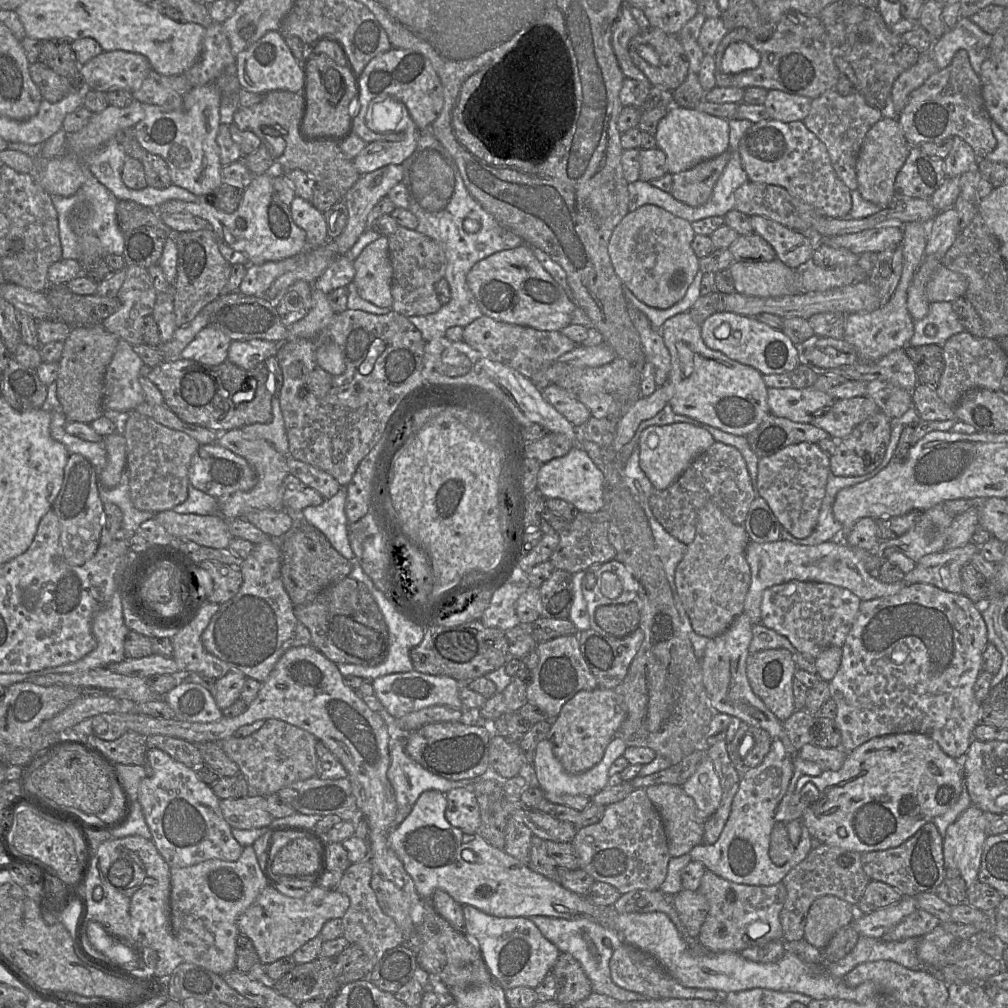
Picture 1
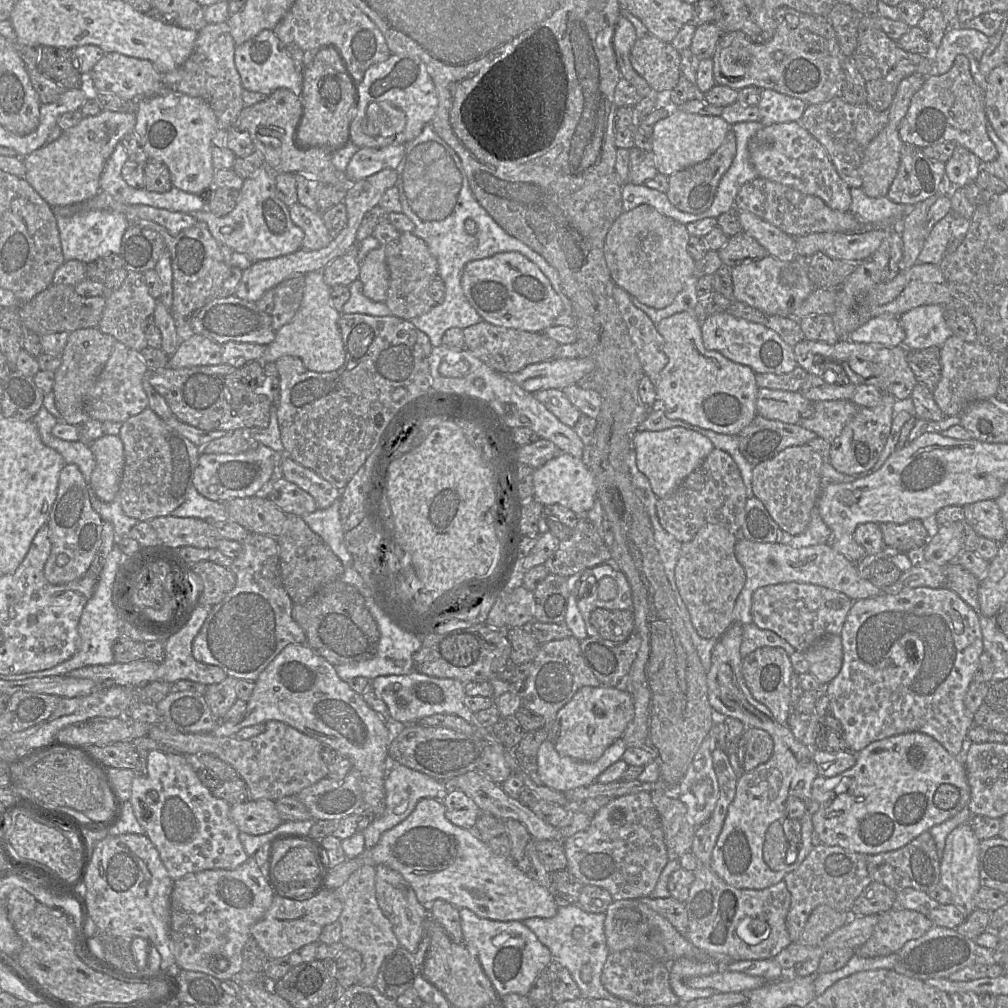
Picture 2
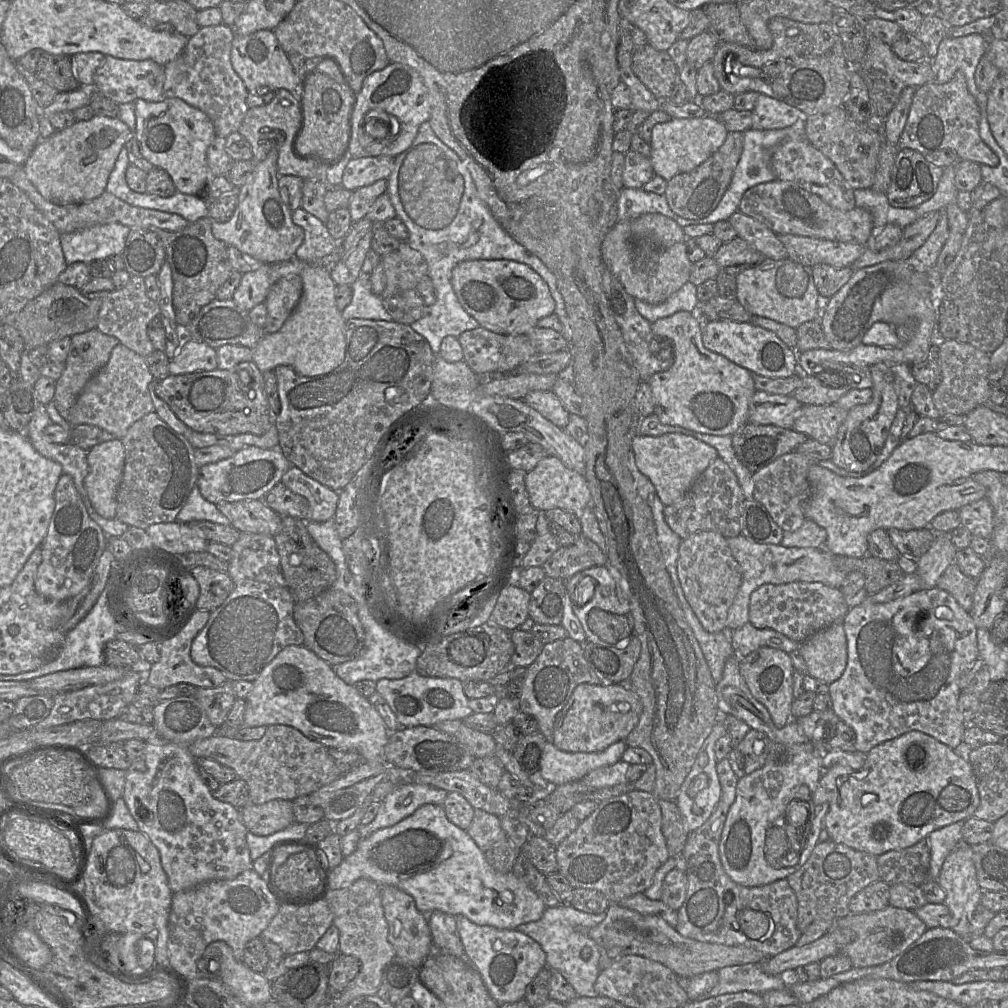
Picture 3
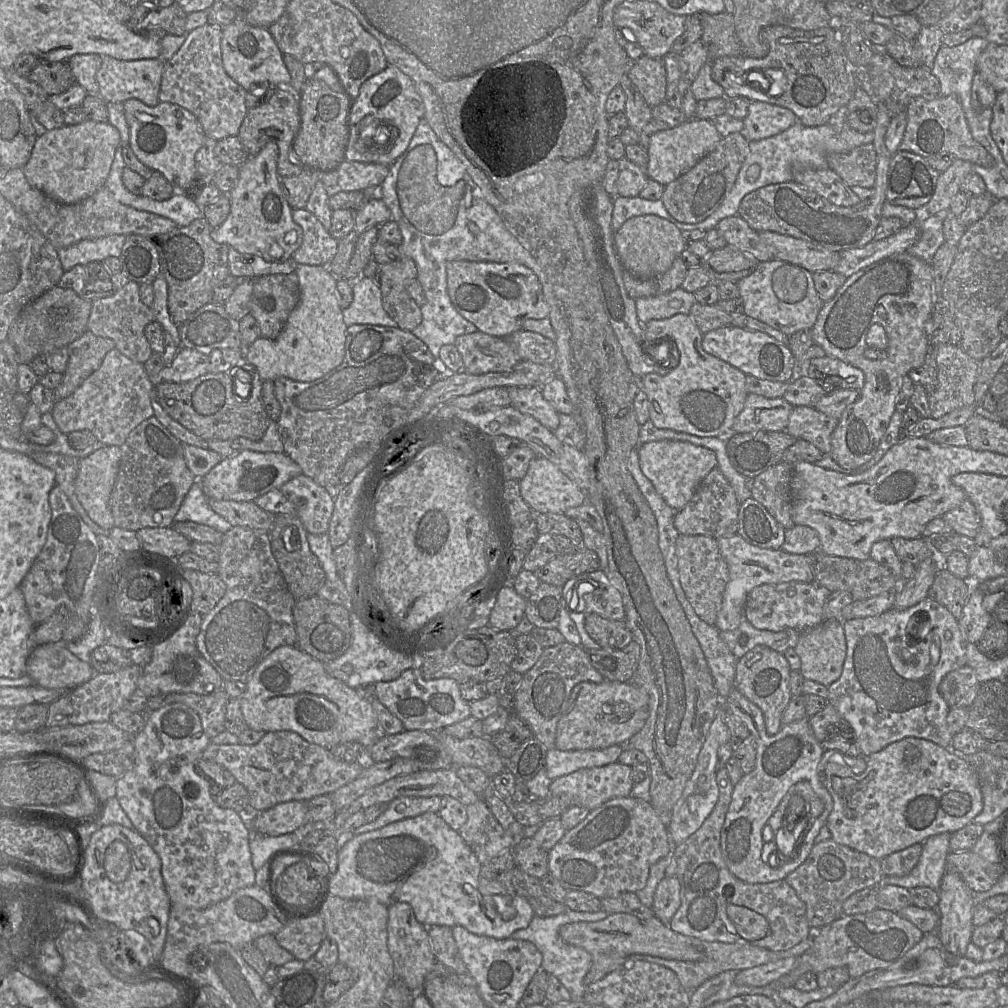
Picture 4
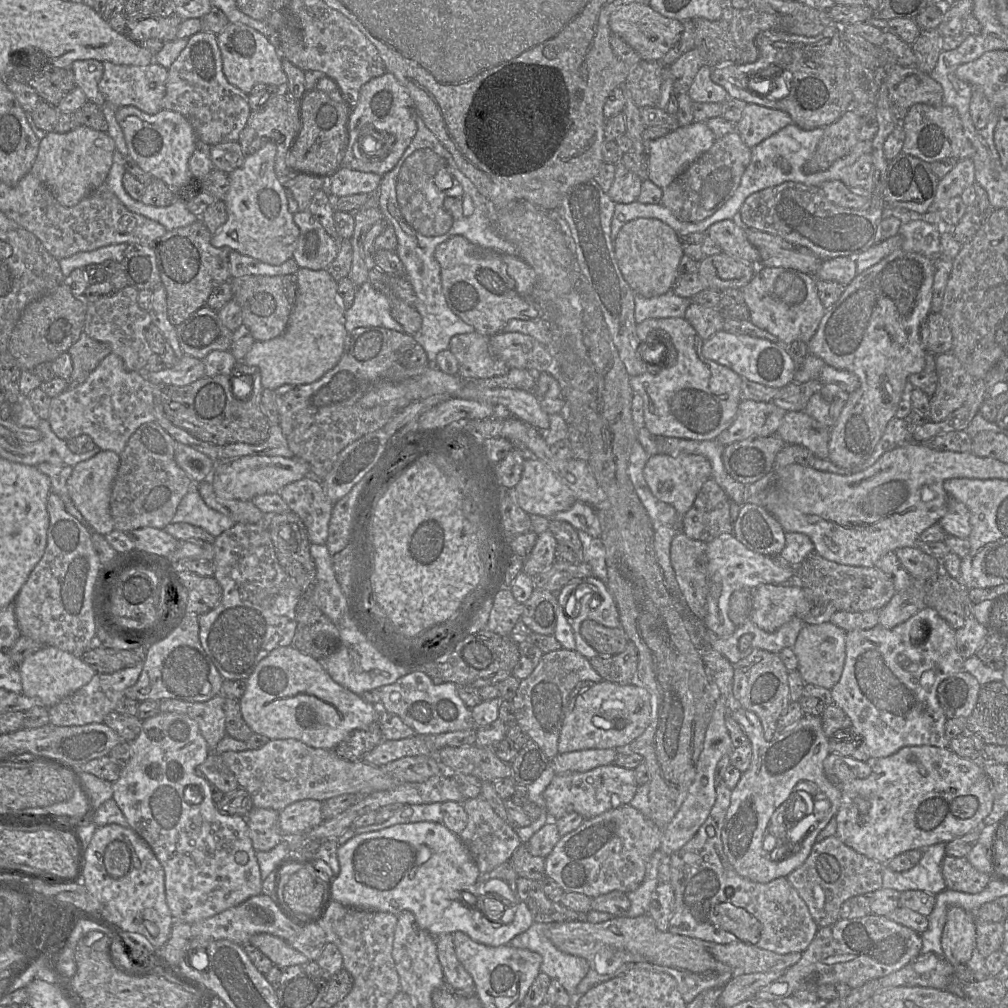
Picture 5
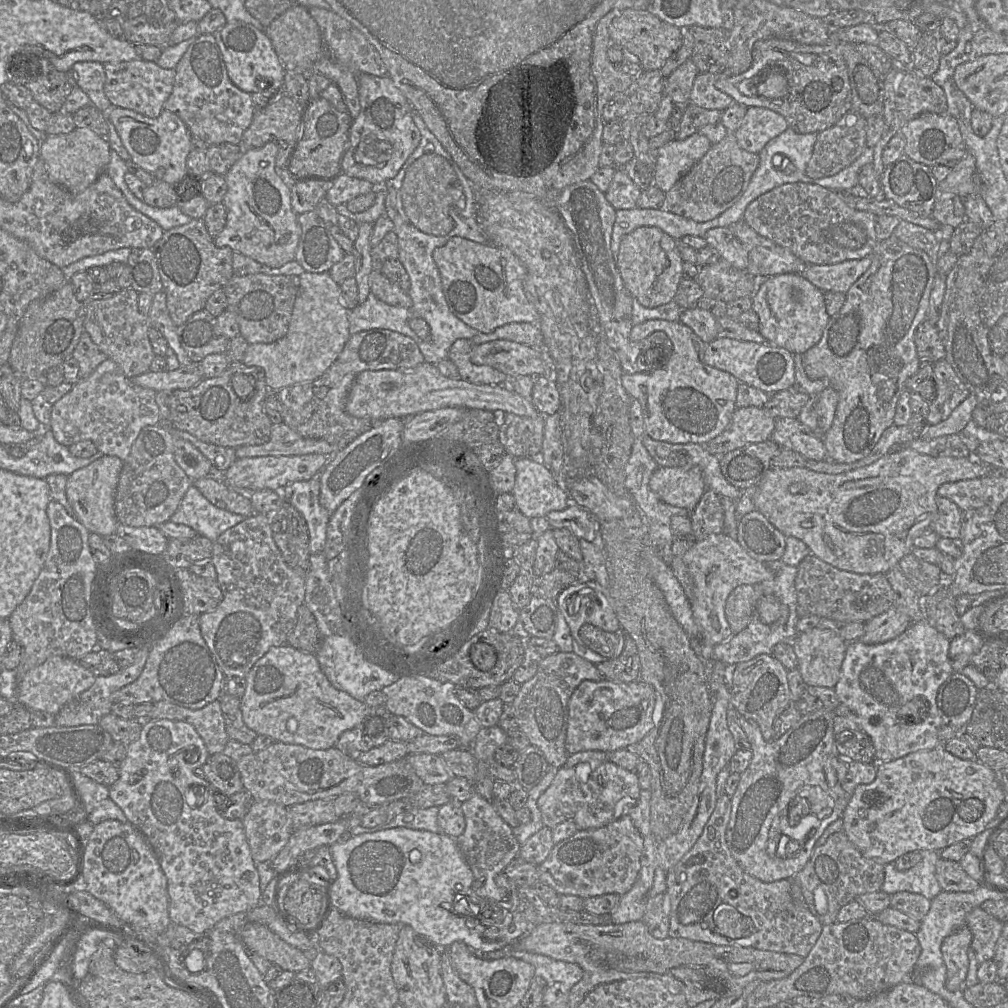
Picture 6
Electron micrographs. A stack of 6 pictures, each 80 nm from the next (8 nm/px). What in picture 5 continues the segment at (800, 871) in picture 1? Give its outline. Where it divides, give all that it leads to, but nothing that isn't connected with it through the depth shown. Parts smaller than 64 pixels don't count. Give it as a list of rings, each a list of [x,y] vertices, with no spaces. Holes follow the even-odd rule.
[[[830,836],[815,842],[804,864],[786,878],[806,903],[812,918],[821,928],[840,919],[841,906],[849,898],[880,889],[883,867],[884,864],[856,852],[837,836]]]

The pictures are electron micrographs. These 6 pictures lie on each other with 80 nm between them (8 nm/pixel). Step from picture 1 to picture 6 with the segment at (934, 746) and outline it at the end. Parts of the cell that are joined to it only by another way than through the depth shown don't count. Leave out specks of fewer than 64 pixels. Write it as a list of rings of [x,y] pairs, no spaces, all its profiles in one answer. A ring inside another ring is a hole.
[[[944,746],[920,750],[892,761],[874,760],[876,778],[870,784],[859,785],[843,811],[842,831],[860,851],[875,862],[886,865],[912,851],[942,851],[962,841],[973,839],[995,818],[1005,800],[999,773],[978,760],[964,760],[948,752]]]

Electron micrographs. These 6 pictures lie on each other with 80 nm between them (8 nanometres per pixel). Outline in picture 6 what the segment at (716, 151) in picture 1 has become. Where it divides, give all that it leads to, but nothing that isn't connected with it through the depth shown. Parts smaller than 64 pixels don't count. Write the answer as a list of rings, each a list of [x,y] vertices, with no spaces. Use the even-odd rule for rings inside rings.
[[[698,131],[683,140],[674,139],[663,146],[653,163],[653,184],[664,193],[686,174],[710,149],[711,142]]]

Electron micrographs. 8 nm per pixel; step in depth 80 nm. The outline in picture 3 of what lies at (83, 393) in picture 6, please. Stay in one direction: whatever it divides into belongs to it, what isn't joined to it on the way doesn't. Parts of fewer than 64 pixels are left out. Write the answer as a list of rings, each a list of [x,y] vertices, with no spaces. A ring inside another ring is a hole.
[[[121,343],[111,351],[108,362],[85,384],[74,405],[69,409],[66,421],[71,426],[89,424],[97,426],[122,439],[128,428],[145,415],[154,412],[148,385],[155,381],[146,359]]]

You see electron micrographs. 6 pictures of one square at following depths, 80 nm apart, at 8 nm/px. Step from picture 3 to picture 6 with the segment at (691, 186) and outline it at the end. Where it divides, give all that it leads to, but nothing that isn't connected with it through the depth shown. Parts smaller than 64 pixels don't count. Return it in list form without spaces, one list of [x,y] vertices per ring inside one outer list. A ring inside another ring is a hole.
[[[728,133],[665,192],[664,209],[696,222],[712,220],[740,199],[758,165],[759,155],[743,150],[734,133]]]

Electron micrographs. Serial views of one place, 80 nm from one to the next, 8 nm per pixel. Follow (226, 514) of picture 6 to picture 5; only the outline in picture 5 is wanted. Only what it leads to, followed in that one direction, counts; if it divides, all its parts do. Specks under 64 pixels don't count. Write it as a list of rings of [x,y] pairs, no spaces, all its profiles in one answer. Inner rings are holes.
[[[193,483],[188,493],[183,497],[172,522],[188,523],[200,527],[216,538],[232,528],[236,522],[209,507],[200,496],[198,484]]]

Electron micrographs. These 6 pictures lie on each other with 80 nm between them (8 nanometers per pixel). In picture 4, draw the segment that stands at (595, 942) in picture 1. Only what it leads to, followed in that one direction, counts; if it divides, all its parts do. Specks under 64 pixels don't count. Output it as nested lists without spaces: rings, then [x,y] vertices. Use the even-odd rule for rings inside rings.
[[[567,909],[565,912],[551,917],[539,917],[534,915],[527,928],[518,930],[512,934],[512,938],[533,943],[542,953],[541,967],[548,974],[554,975],[569,991],[573,1000],[582,1000],[586,986],[584,978],[592,965],[592,956],[581,947],[568,944],[559,935],[561,926],[573,922],[596,922],[609,915],[603,909],[599,912],[580,912]]]

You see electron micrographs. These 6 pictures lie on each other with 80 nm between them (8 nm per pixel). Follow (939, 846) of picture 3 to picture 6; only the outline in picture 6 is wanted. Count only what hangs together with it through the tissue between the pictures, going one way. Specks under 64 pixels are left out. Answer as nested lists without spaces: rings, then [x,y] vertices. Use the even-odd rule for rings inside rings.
[[[929,850],[922,852],[921,861],[914,867],[899,871],[893,863],[884,866],[884,882],[881,890],[889,895],[907,891],[921,894],[931,900],[942,889],[936,879],[936,862],[940,859],[940,851]]]

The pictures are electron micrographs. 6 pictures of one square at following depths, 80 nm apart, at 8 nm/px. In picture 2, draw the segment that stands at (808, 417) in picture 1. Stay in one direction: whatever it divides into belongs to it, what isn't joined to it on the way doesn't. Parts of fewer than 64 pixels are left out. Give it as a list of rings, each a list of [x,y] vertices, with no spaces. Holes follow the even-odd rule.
[[[759,388],[756,399],[757,415],[770,420],[778,420],[788,424],[797,424],[802,414],[813,403],[800,392]]]

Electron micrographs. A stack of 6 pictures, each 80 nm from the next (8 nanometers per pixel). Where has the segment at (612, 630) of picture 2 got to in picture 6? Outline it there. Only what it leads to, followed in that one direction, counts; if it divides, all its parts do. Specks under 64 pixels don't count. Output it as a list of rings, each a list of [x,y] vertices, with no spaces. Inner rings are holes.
[[[584,624],[579,635],[586,647],[607,659],[619,657],[625,646],[625,632],[622,629],[607,632],[592,624]]]

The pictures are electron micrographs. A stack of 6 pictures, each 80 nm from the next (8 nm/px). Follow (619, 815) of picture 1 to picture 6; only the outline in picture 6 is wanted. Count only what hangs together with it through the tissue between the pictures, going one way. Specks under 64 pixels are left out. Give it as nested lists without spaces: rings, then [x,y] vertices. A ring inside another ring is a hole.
[[[629,815],[596,829],[578,830],[557,843],[538,866],[539,880],[559,895],[575,895],[583,899],[616,893],[623,895],[634,885],[641,865],[644,839]]]

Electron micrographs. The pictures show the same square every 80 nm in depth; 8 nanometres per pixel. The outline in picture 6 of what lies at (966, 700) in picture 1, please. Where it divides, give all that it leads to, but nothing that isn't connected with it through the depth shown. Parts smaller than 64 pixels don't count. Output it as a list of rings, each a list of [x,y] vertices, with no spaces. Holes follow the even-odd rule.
[[[926,619],[912,623],[902,634],[882,644],[867,645],[859,640],[847,643],[840,678],[834,687],[839,702],[850,709],[860,730],[871,739],[875,759],[892,761],[910,753],[937,746],[942,717],[936,703],[940,686],[954,673],[949,659],[950,640]]]

